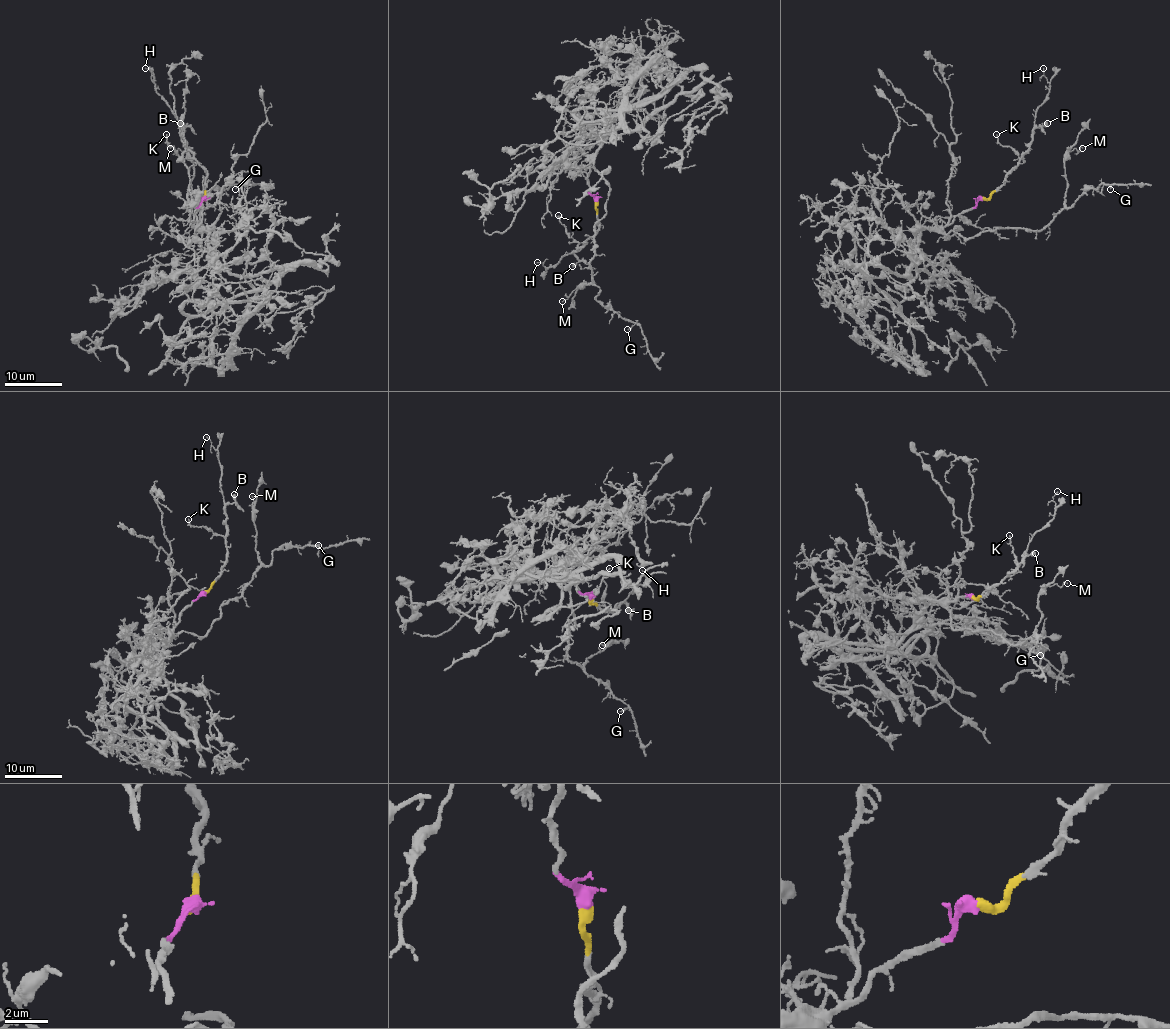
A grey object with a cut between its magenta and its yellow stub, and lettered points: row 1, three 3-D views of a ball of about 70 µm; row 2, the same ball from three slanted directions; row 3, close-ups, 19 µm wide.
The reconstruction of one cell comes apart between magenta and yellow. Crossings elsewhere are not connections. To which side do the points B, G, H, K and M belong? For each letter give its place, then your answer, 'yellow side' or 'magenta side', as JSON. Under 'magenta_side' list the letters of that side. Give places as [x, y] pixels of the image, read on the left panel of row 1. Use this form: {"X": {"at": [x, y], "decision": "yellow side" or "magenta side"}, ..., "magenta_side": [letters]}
{"B": {"at": [180, 123], "decision": "yellow side"}, "G": {"at": [235, 189], "decision": "magenta side"}, "H": {"at": [145, 68], "decision": "yellow side"}, "K": {"at": [166, 134], "decision": "yellow side"}, "M": {"at": [170, 148], "decision": "magenta side"}, "magenta_side": ["G", "M"]}

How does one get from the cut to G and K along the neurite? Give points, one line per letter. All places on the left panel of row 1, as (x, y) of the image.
G: (204, 199), (197, 226), (217, 238), (214, 229), (199, 229), (204, 196), (241, 185), (236, 189)
K: (204, 199), (206, 172), (190, 159), (177, 155), (173, 146), (167, 145), (166, 135)

